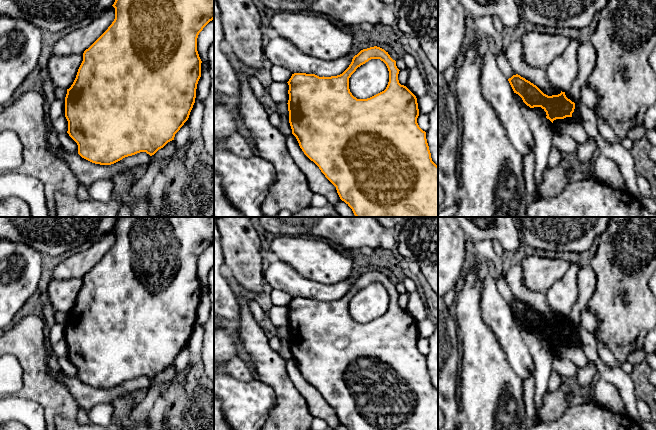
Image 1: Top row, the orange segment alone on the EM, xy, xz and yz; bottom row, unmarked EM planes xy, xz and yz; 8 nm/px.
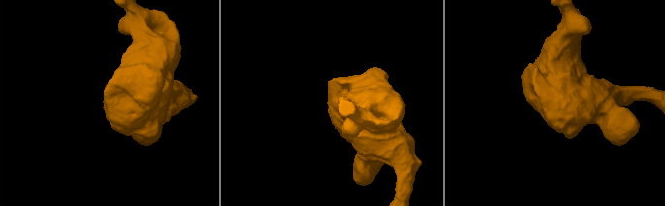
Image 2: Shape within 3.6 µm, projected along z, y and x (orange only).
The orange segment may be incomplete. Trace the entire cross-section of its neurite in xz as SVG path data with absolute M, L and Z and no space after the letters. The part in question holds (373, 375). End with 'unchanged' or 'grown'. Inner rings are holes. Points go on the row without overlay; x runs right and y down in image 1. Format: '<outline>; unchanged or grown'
M374 270L361 274L340 299L319 301L294 297L289 309L289 347L304 378L313 385L336 411L348 430L438 430L438 390L432 385L426 356L418 347L416 320L398 304L399 293L384 273ZM371 283L383 285L389 295L386 313L370 322L357 323L349 313L349 302L358 291Z; unchanged

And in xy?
M118 217L114 228L115 243L108 253L83 277L83 285L76 302L65 321L65 341L69 360L78 369L78 378L95 388L111 389L125 381L146 376L150 380L174 364L175 358L188 344L196 322L201 301L201 283L197 275L197 262L203 252L214 243L214 217Z; unchanged

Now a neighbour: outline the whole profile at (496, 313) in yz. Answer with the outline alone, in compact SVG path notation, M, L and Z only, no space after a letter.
M485 271L483 273L480 303L483 320L494 332L515 374L525 380L535 370L531 354L508 303L498 291L495 279Z

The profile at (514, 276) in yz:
M515 264L505 274L505 281L516 298L536 309L548 320L558 319L561 314L555 312L546 299L546 293L534 292L523 285L523 271L521 264Z

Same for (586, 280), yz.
M591 264L580 268L577 277L578 297L571 312L565 316L565 319L575 328L579 326L579 317L581 312L587 308L591 296L594 293L596 284L595 272Z

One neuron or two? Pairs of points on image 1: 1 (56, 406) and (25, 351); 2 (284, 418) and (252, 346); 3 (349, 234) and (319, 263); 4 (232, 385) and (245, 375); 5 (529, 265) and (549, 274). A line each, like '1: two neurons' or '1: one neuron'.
1: one neuron
2: one neuron
3: two neurons
4: two neurons
5: one neuron

